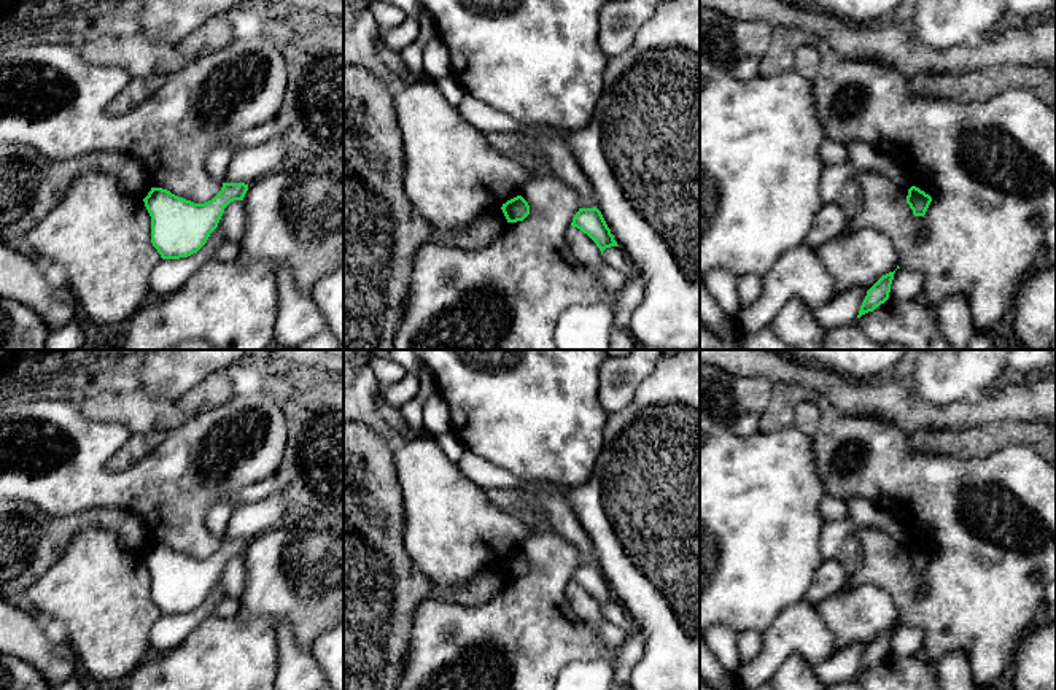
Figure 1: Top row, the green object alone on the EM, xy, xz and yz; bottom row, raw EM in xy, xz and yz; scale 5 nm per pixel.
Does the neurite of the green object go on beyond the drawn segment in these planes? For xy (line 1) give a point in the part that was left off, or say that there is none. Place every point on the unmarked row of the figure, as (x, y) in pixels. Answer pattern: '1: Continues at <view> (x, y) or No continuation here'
1: No continuation here

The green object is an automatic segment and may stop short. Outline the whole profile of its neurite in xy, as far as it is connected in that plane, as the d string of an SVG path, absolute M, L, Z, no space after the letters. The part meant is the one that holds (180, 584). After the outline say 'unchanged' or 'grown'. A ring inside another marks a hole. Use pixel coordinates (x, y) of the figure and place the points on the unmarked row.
M223 539L221 547L205 560L194 560L162 544L151 544L143 555L151 572L151 599L162 615L180 615L197 609L218 583L224 564L234 556L243 556L248 547L245 539Z; unchanged

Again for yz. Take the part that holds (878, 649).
M889 628L886 631L883 631L868 647L867 652L860 661L859 671L857 674L860 674L862 671L873 668L876 663L879 663L881 660L884 660L889 655L889 649L891 649L891 641L894 636L894 628Z; unchanged

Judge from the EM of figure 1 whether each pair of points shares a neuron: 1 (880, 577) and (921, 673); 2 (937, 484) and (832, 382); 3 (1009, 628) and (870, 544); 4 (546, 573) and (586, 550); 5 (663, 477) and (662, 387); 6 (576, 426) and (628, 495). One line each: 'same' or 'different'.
1: different
2: different
3: same
4: different
5: same
6: different

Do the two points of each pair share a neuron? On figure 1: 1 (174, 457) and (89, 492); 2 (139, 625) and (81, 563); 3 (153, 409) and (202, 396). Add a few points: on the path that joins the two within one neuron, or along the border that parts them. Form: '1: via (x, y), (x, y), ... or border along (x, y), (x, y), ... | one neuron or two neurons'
1: via (153, 477), (143, 480), (134, 490), (110, 490) | one neuron
2: via (123, 609), (96, 579) | one neuron
3: via (166, 409), (183, 409), (190, 404) | one neuron

